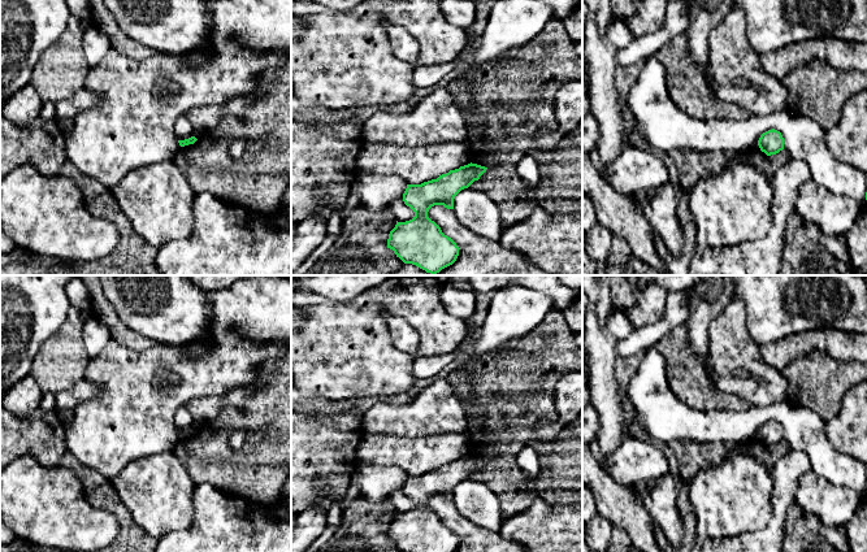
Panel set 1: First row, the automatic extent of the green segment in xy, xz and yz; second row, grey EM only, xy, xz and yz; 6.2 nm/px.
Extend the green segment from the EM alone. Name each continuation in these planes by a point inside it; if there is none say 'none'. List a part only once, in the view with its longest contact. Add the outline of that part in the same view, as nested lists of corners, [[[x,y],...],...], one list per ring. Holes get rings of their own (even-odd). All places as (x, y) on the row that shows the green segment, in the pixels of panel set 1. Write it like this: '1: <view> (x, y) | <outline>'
none

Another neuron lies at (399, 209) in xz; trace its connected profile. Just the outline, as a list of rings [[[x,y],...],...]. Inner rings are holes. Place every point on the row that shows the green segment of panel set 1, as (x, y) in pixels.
[[[403,197],[393,200],[389,205],[389,209],[398,222],[406,222],[415,217],[415,212],[404,204]]]

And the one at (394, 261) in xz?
[[[363,207],[351,210],[343,220],[341,235],[304,275],[389,275],[400,269],[404,262],[387,247],[390,231],[395,227],[396,218],[389,208],[373,212]]]

